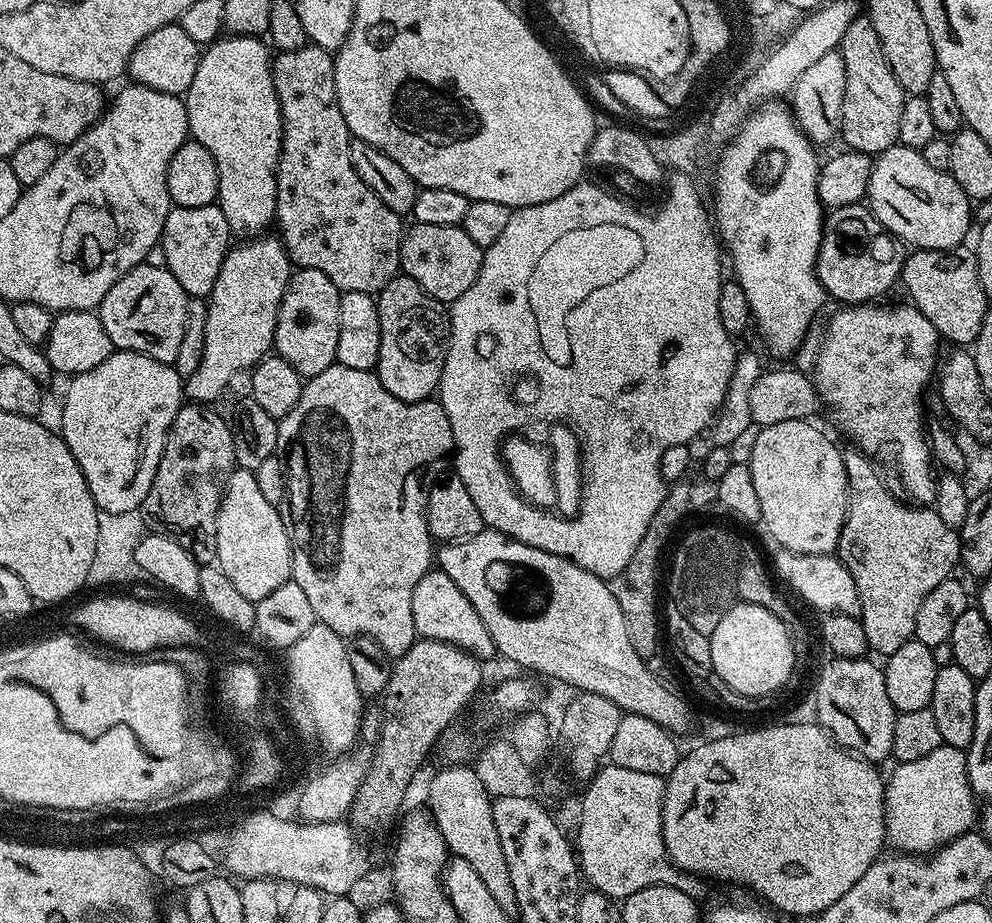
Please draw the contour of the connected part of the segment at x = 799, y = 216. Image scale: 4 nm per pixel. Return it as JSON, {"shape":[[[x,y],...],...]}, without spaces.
{"shape":[[[778,102],[773,107],[764,107],[764,112],[760,116],[755,116],[754,122],[748,123],[745,132],[740,132],[740,141],[738,146],[726,149],[724,156],[724,165],[722,171],[714,177],[716,184],[716,214],[714,210],[714,228],[718,233],[719,243],[723,251],[732,259],[732,272],[736,283],[742,286],[743,293],[746,294],[746,302],[750,302],[750,310],[754,321],[754,328],[760,331],[760,336],[764,339],[764,344],[776,356],[792,356],[800,348],[800,343],[804,340],[804,335],[808,332],[808,327],[812,324],[812,319],[820,312],[820,307],[826,301],[826,293],[822,282],[816,273],[816,263],[818,262],[818,250],[822,242],[824,233],[824,217],[826,209],[821,204],[816,193],[816,183],[820,173],[821,161],[816,160],[817,149],[811,140],[805,136],[804,132],[796,125],[796,117],[792,115],[792,109],[787,103]]]}

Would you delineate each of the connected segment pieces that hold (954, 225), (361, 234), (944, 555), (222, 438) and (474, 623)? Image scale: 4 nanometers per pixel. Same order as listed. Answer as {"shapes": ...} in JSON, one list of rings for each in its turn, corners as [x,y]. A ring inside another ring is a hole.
{"shapes":[[[[899,142],[873,159],[866,204],[871,208],[874,218],[878,218],[878,222],[887,232],[891,232],[905,245],[913,244],[911,247],[916,250],[961,247],[967,241],[964,239],[967,238],[968,227],[972,224],[972,208],[974,208],[973,201],[969,200],[962,186],[954,182],[951,172],[933,170],[926,163],[926,158],[922,158],[920,149],[907,148]]],[[[307,43],[298,50],[279,53],[272,61],[272,77],[274,78],[274,90],[278,94],[278,102],[282,110],[284,119],[284,141],[280,147],[280,165],[276,167],[276,219],[275,227],[280,227],[278,239],[284,244],[288,252],[288,259],[292,261],[296,268],[317,268],[334,282],[334,286],[341,292],[370,292],[379,294],[385,286],[400,272],[400,244],[404,240],[406,224],[403,224],[401,213],[390,210],[362,178],[358,178],[358,170],[354,170],[354,162],[350,158],[350,146],[353,137],[348,131],[346,122],[342,118],[342,110],[338,106],[338,98],[334,90],[334,66],[332,65],[333,53],[327,52],[324,48],[319,48],[317,44]]],[[[845,447],[843,454],[848,479],[848,509],[840,535],[838,555],[846,570],[850,570],[850,578],[854,578],[854,586],[858,586],[860,599],[858,619],[866,630],[868,647],[873,653],[881,652],[881,657],[887,658],[890,654],[894,654],[894,650],[906,646],[906,642],[915,637],[918,610],[922,602],[926,602],[926,594],[930,594],[930,590],[934,590],[938,582],[949,579],[955,573],[952,571],[958,568],[960,534],[957,529],[942,522],[935,507],[913,506],[899,495],[896,497],[884,485],[883,478],[876,473],[877,465],[859,448]]],[[[191,402],[185,403],[178,410],[178,414],[174,418],[174,422],[170,426],[170,430],[164,439],[162,446],[162,458],[158,462],[158,470],[154,474],[154,482],[150,482],[150,494],[146,494],[144,503],[142,505],[142,513],[144,512],[144,524],[149,533],[157,536],[169,536],[174,538],[174,542],[178,542],[178,546],[182,546],[182,550],[186,550],[195,558],[197,564],[201,566],[208,566],[216,560],[216,515],[220,512],[220,500],[224,497],[224,488],[228,485],[230,474],[236,471],[238,465],[234,458],[234,438],[232,437],[232,430],[227,419],[216,413],[215,407],[207,404],[193,404]]],[[[429,570],[414,586],[414,626],[417,637],[425,640],[437,640],[458,646],[472,653],[477,658],[494,657],[497,655],[494,642],[490,638],[490,630],[486,630],[486,622],[478,618],[478,610],[470,606],[470,598],[454,586],[454,581],[439,570]]]]}

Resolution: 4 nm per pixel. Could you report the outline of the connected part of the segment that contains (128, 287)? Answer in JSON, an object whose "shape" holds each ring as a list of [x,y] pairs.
{"shape":[[[143,263],[130,269],[122,278],[118,278],[118,282],[114,282],[114,286],[110,286],[110,294],[102,298],[98,315],[106,334],[110,334],[113,349],[141,352],[163,364],[175,365],[178,346],[182,343],[182,330],[186,326],[186,306],[189,299],[182,286],[178,286],[178,278],[174,278],[174,274],[170,274],[167,268]]]}

